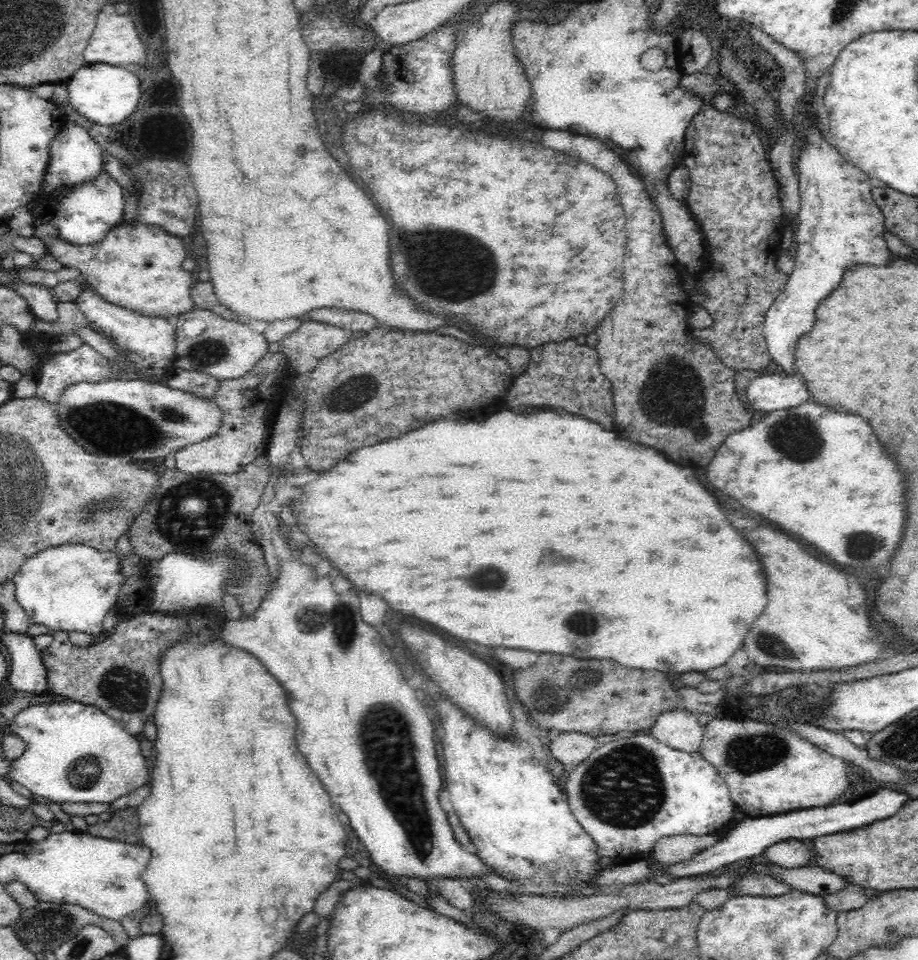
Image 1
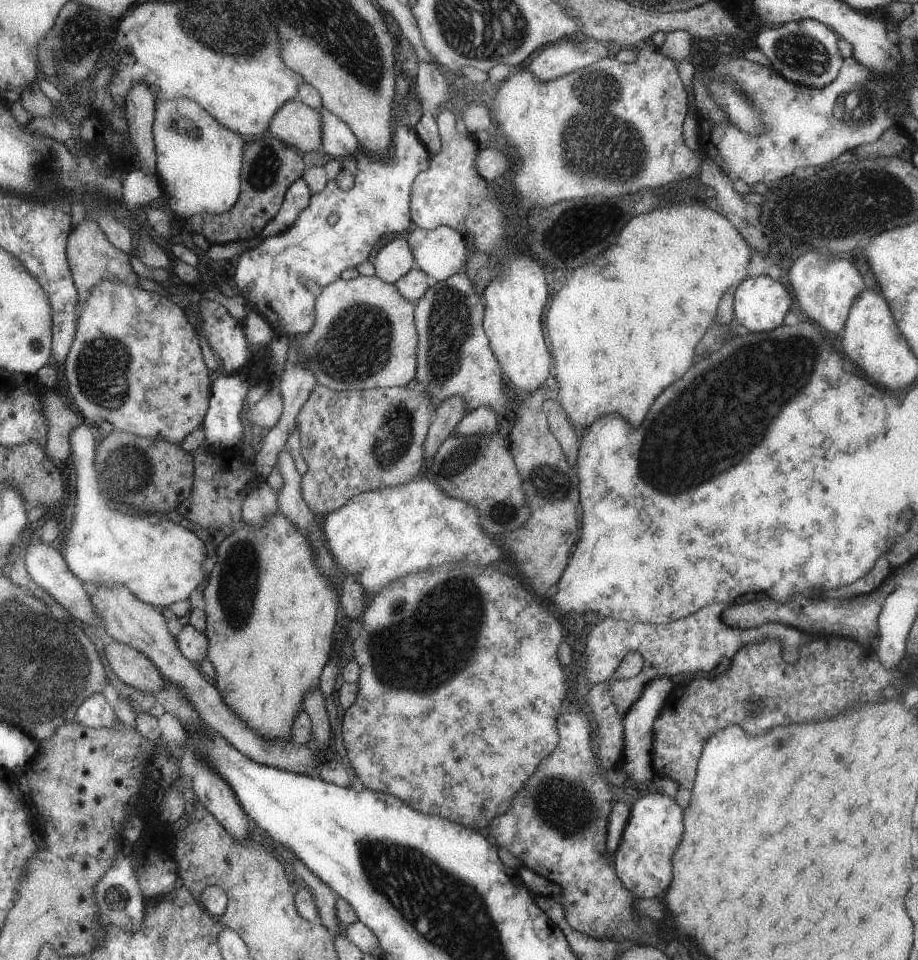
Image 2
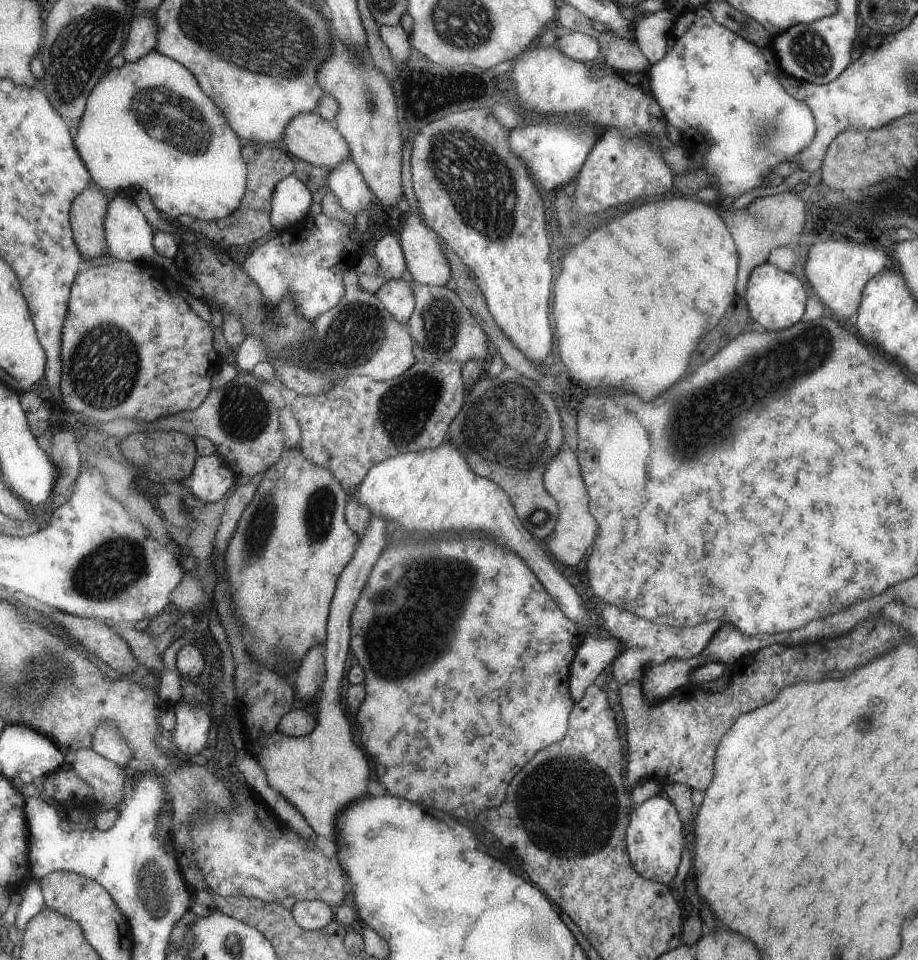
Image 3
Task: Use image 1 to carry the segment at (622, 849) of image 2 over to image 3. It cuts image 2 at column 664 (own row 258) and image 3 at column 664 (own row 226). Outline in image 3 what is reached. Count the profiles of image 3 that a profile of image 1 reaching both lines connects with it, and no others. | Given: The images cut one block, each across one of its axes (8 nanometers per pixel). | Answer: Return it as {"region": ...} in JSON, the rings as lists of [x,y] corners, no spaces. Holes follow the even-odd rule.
{"region":[[[652,796],[634,807],[629,819],[625,844],[633,870],[653,882],[667,884],[675,876],[683,848],[683,826],[676,808],[663,796]]]}

